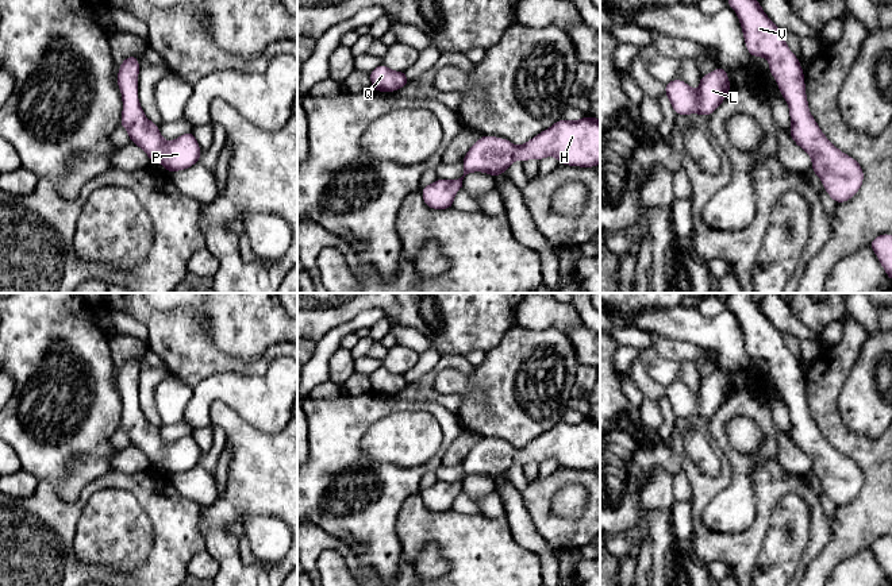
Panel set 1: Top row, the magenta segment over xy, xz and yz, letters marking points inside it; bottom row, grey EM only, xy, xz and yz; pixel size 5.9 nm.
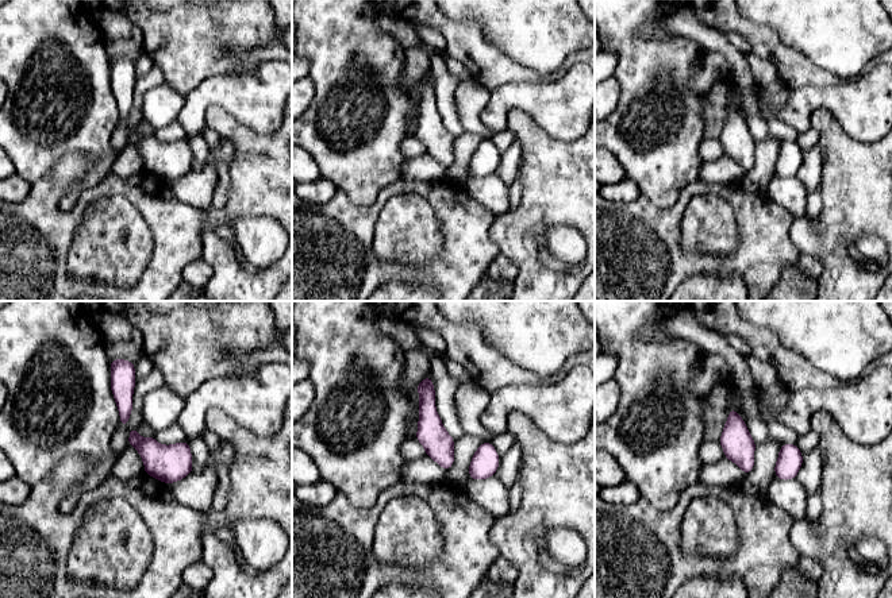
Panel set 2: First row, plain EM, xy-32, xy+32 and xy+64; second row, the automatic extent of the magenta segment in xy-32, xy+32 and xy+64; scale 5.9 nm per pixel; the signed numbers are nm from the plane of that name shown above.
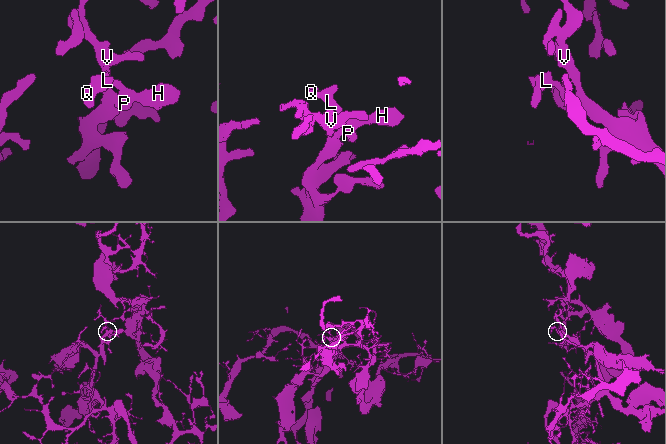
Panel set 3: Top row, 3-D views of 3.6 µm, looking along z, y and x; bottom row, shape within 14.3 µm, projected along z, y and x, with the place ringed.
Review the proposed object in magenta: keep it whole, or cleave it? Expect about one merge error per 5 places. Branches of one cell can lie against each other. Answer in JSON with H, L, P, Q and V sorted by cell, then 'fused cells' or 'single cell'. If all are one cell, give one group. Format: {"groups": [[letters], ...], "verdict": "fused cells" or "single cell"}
{"groups": [["H", "L", "P", "Q", "V"]], "verdict": "single cell"}

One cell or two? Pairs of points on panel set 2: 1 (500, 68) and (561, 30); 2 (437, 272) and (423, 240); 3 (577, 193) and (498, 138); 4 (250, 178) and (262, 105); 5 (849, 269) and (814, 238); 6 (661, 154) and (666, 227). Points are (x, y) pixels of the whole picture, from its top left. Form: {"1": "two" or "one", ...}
{"1": "two", "2": "two", "3": "two", "4": "two", "5": "one", "6": "two"}

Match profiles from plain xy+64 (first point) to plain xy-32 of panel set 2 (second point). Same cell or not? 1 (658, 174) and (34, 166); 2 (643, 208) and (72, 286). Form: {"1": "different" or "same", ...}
{"1": "same", "2": "same"}

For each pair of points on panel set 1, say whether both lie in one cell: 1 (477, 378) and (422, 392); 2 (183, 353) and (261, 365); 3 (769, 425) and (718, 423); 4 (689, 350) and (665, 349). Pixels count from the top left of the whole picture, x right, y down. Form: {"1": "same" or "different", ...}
{"1": "different", "2": "same", "3": "same", "4": "same"}

